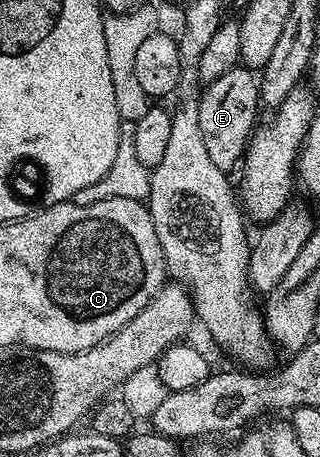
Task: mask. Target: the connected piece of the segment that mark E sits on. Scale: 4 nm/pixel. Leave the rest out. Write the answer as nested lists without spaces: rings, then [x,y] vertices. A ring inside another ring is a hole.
[[[233,66],[224,76],[205,83],[198,99],[200,104],[200,132],[208,147],[208,157],[216,163],[216,168],[230,172],[243,159],[250,135],[259,123],[260,78],[249,66]]]

